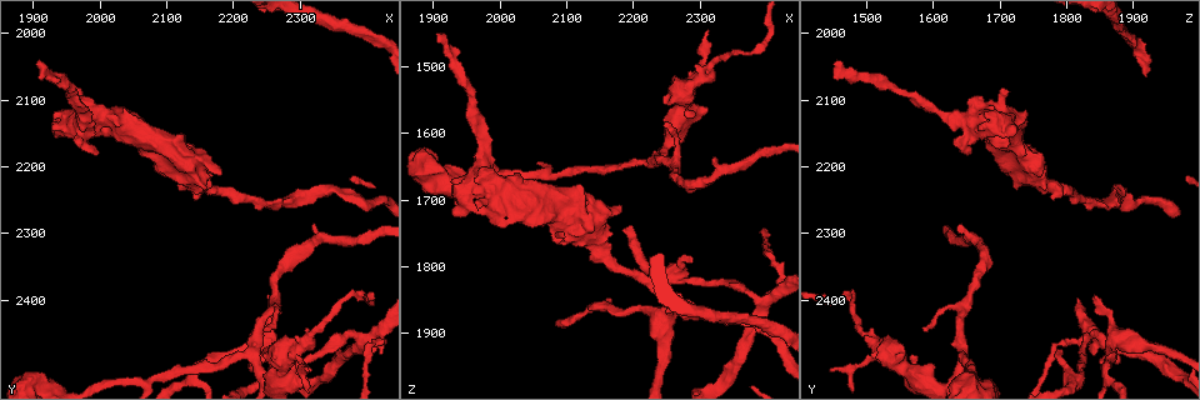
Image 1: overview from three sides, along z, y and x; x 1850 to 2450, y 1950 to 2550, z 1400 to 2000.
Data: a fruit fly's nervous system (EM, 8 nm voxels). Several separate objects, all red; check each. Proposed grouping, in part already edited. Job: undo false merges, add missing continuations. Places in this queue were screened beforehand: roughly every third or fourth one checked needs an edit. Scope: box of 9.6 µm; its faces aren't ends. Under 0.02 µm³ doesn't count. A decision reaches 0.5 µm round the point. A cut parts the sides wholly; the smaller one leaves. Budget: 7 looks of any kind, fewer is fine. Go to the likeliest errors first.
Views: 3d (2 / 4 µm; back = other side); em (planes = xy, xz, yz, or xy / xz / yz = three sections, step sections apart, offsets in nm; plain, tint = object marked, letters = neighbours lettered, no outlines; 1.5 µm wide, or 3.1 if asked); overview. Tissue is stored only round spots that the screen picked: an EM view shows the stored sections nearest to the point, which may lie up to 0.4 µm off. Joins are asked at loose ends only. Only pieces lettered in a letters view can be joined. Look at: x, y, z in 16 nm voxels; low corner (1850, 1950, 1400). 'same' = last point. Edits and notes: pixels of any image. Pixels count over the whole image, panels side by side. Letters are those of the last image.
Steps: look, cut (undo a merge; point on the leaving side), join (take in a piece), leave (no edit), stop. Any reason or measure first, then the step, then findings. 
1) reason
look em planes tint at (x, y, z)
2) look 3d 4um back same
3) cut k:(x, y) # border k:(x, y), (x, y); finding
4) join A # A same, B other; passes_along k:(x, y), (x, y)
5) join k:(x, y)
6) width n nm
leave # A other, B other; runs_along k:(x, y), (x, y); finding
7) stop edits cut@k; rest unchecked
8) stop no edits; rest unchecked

look 3d 2um at (1900, 2040, 1455)

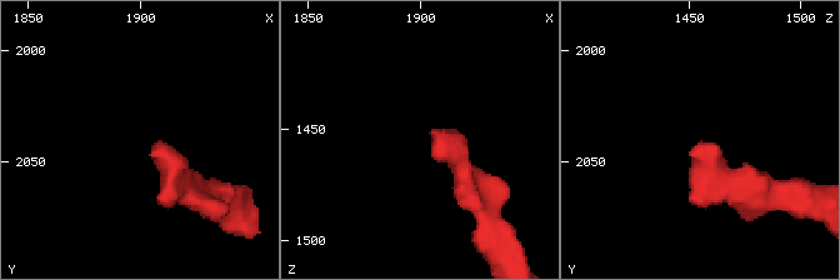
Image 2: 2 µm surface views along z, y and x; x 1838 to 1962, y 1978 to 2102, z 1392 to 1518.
need the tissue
look em planes letters at (1905, 2044, 1452)

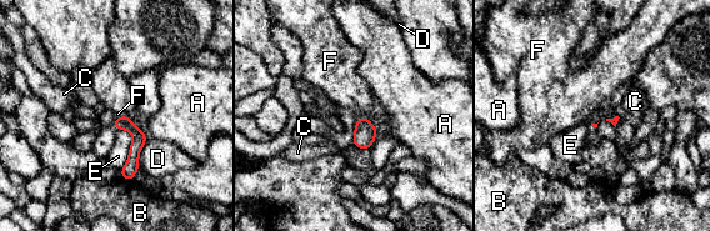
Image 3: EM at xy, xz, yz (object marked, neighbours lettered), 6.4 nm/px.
leave # A other, B other, C other, D other, E other, F other; border 3:(368, 116), (358, 119); none of them fits

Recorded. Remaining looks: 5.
an open end
look em planes plain at (2310, 2520, 1560)

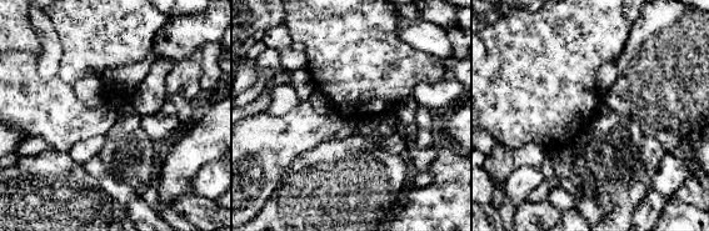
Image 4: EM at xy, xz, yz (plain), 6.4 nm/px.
look em planes tint same

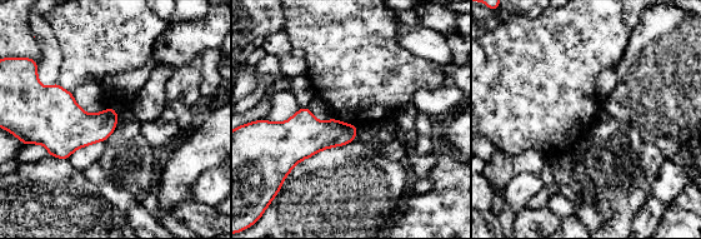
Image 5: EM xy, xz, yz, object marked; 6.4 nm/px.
look em planes letters same

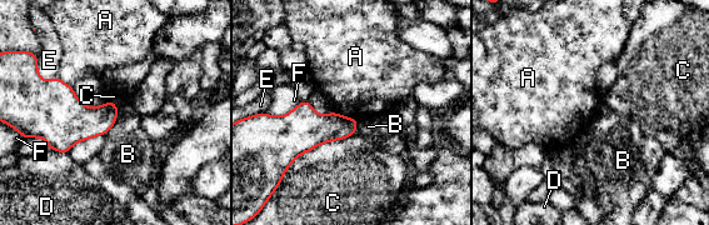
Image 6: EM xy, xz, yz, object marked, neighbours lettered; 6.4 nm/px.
longest_contact C 500 nm
leave # A other, B other, C other, D other, E other, F other; border 6:(333, 110), (357, 120); no lettered piece goes on from it

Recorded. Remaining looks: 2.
tapers out
look em yz step 8 letters at (2310, 2505, 1445)

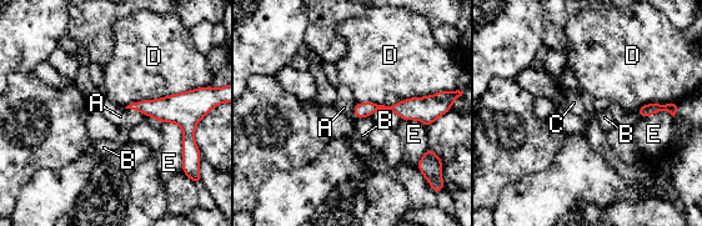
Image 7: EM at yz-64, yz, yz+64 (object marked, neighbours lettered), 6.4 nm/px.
longest_contact D 550 nm
leave # A other, B other, C other, D other, E other; runs_along 7:(427, 105), (356, 110); none of them fits

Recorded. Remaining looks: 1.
stop no edits; rest unchecked

